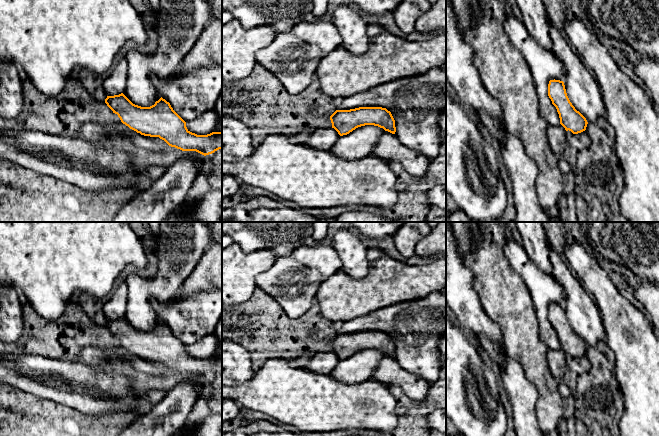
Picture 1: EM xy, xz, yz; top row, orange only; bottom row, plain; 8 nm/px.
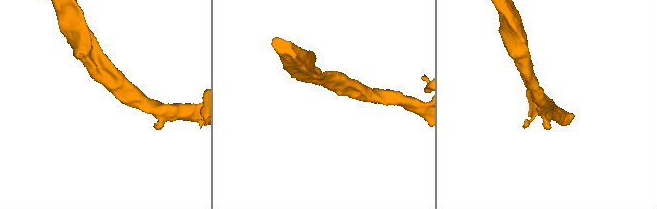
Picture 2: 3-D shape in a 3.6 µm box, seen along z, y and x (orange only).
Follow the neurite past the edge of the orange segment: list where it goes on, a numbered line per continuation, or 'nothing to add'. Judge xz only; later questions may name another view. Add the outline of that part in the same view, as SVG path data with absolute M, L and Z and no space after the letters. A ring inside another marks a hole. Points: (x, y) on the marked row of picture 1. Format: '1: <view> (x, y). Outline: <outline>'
nothing to add

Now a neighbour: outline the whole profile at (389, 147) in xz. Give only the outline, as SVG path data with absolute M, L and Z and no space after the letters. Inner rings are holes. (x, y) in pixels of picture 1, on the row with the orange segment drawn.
M385 131L371 152L372 156L399 162L414 177L424 176L431 161L420 152L403 145L395 134Z

